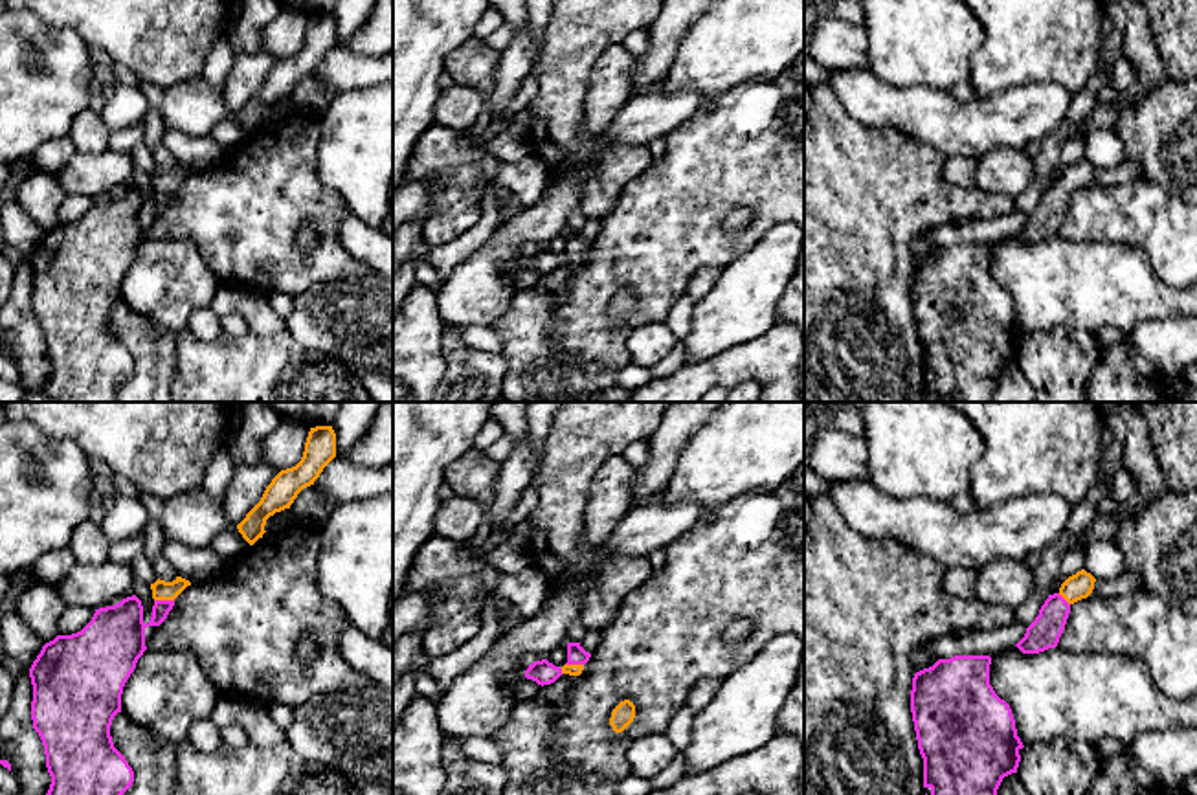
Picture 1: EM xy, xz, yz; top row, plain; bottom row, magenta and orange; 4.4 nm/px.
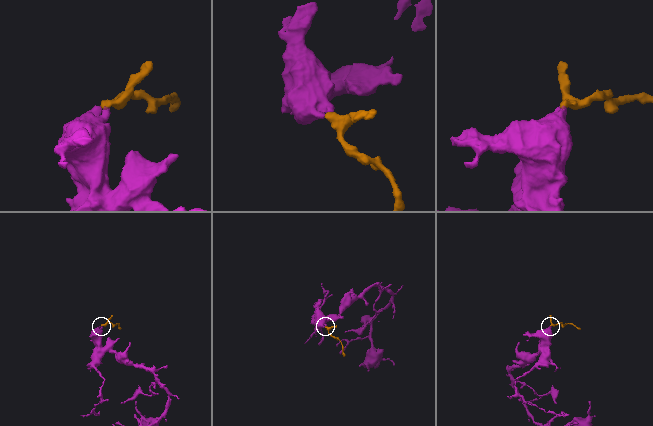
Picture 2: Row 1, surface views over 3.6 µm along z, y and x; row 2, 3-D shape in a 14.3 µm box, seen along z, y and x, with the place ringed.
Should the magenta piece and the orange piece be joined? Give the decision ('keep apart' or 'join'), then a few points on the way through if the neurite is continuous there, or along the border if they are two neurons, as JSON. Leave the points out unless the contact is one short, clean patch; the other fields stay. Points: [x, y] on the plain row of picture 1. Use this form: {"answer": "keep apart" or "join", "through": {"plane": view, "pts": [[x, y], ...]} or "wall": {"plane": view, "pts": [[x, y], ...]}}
{"answer": "join", "through": {"plane": "xy", "pts": [[116, 221], [149, 213], [164, 190], [162, 179]]}}

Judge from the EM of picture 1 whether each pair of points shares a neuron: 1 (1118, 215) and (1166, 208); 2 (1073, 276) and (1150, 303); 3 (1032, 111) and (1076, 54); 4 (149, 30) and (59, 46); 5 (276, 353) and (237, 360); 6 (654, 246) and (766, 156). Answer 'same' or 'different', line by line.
1: same
2: same
3: different
4: different
5: same
6: same

